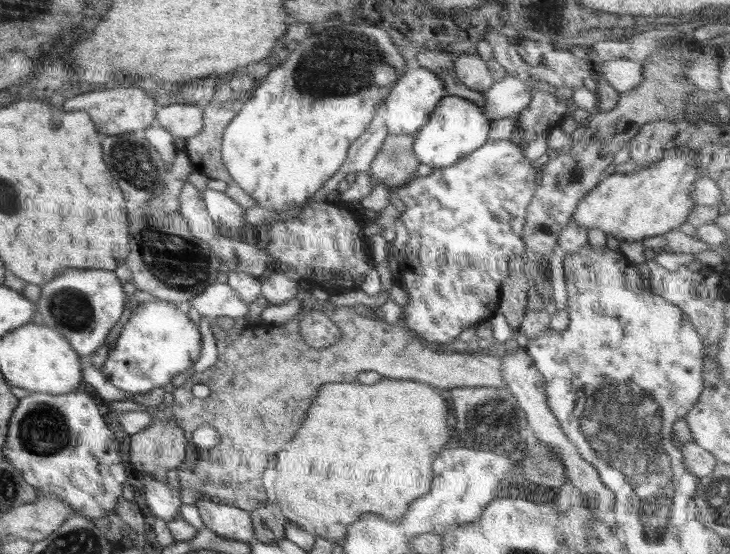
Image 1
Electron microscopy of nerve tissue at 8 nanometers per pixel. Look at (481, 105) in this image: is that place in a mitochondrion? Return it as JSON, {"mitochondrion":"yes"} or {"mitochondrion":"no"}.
{"mitochondrion":"no"}

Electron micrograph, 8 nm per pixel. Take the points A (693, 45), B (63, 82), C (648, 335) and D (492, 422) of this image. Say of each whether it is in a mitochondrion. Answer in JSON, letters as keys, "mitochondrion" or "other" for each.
{"A":"other","B":"other","C":"other","D":"mitochondrion"}

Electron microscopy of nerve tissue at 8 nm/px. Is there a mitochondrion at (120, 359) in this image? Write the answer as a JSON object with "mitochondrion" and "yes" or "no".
{"mitochondrion":"no"}

